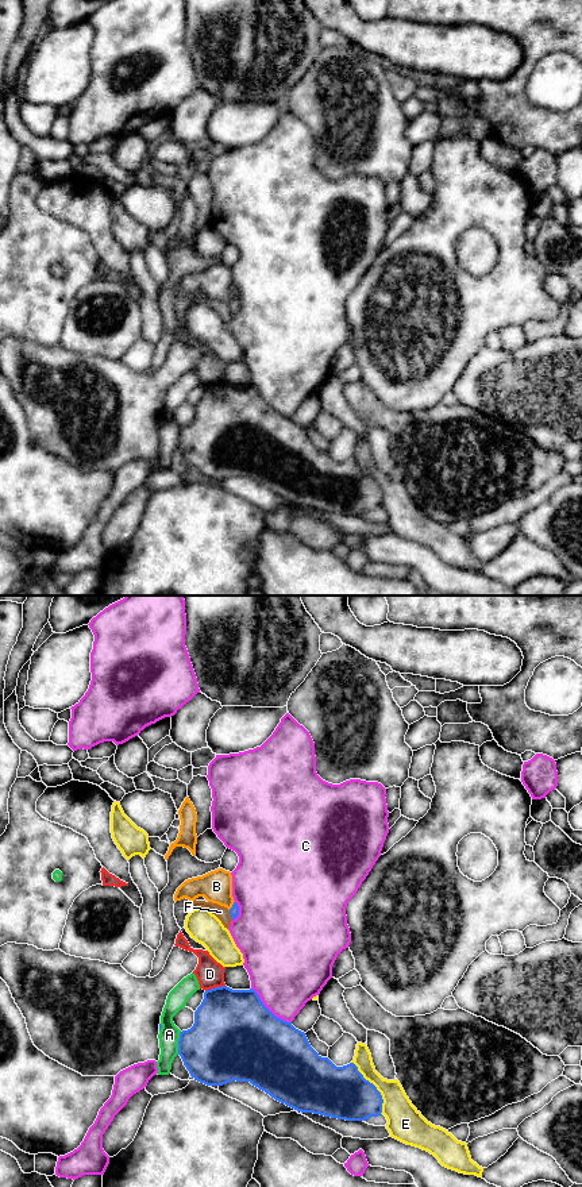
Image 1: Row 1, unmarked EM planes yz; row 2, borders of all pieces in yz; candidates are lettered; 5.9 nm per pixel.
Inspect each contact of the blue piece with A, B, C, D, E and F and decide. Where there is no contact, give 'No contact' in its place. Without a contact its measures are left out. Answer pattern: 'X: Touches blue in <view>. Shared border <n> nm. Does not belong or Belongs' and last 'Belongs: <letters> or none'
A: Touches blue in yz. Shared border 140 nm. Does not belong
B: Touches blue in yz. Shared border 70 nm. Belongs
C: Touches blue in yz. Shared border 320 nm. Does not belong
D: Touches blue in yz. Shared border 130 nm. Does not belong
E: Touches blue in yz. Shared border 360 nm. Does not belong
F: Touches blue in yz. Shared border 60 nm. Does not belong
Belongs: B

